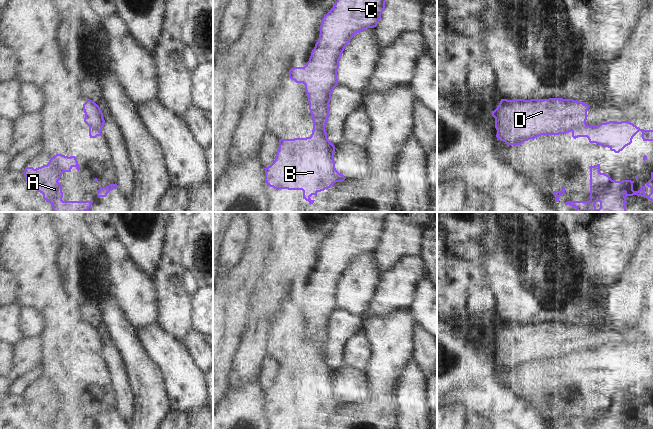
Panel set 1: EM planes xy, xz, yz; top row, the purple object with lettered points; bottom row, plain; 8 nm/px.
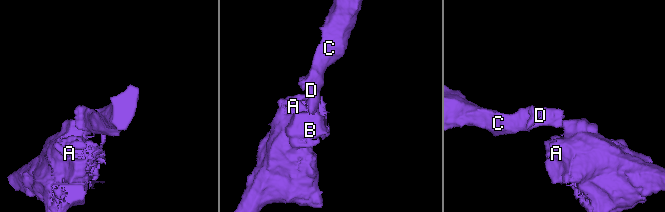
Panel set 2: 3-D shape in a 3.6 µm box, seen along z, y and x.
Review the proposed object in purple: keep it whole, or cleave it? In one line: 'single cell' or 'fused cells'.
fused cells

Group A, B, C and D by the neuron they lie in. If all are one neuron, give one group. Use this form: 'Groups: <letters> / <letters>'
Groups: A B / C D

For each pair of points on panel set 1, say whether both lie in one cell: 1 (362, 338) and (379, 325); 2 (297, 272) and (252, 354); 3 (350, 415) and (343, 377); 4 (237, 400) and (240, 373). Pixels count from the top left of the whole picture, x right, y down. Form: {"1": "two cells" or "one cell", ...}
{"1": "two cells", "2": "one cell", "3": "two cells", "4": "two cells"}

